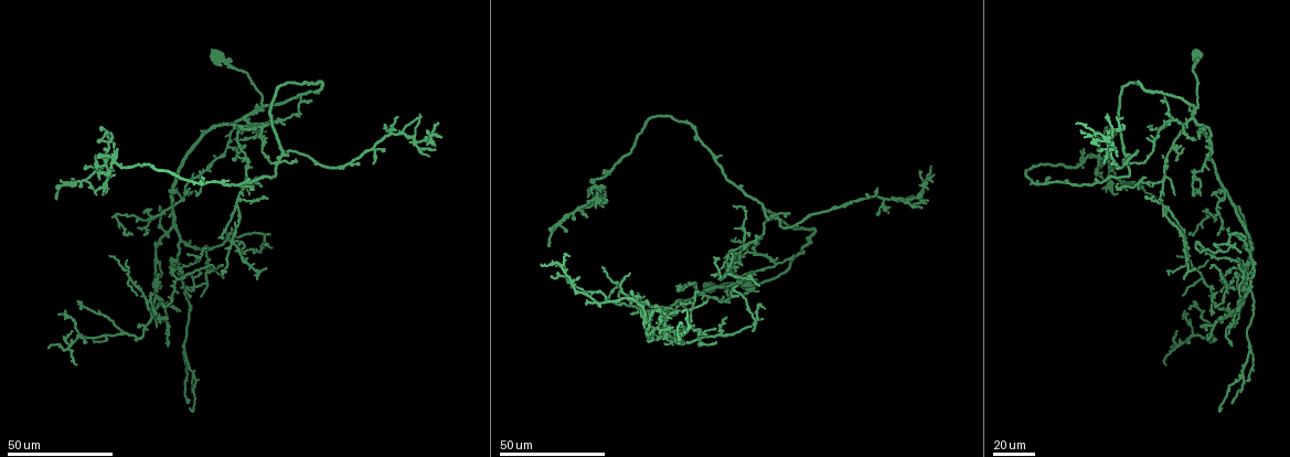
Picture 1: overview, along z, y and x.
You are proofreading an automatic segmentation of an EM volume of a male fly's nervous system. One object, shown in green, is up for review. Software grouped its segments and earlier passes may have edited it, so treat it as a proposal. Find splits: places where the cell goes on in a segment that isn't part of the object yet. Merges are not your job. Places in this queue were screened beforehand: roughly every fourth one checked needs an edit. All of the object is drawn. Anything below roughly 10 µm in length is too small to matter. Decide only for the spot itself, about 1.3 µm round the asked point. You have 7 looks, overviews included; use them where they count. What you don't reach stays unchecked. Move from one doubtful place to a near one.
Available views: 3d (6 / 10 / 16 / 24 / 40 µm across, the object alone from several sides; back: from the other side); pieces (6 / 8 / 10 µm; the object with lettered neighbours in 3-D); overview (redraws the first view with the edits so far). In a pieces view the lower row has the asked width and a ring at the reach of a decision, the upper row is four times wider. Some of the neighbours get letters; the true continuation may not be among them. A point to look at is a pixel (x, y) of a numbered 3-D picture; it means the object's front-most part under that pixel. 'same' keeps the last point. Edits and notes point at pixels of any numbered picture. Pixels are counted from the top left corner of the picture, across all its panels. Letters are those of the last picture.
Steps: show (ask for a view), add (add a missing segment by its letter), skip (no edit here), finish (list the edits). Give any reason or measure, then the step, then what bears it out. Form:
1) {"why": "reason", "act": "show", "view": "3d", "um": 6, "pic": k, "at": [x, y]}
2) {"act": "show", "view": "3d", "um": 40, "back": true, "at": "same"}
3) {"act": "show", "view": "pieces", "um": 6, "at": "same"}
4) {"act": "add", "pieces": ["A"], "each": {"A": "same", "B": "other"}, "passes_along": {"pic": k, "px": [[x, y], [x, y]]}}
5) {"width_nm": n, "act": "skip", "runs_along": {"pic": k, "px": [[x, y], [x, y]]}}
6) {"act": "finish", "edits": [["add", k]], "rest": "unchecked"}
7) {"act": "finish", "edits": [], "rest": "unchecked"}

{"why": "free end", "act": "show", "view": "3d", "um": 40, "pic": 1, "at": [233, 160]}

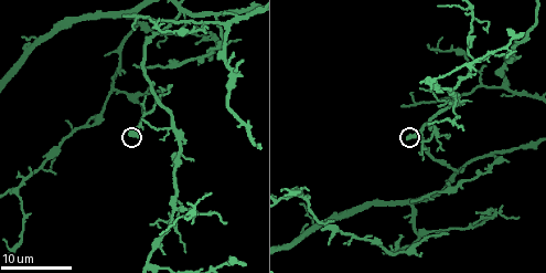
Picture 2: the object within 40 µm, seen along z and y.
{"act": "show", "view": "3d", "um": 6, "pic": 2, "at": [131, 135]}

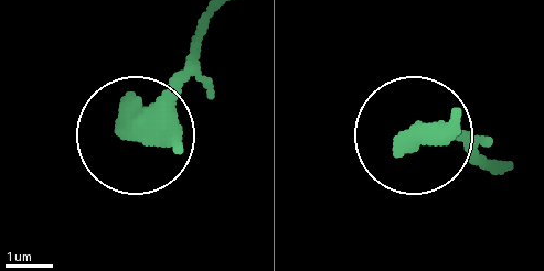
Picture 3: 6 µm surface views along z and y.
{"why": "see the neighbours", "act": "show", "view": "pieces", "um": 8, "pic": 3, "at": [126, 129]}

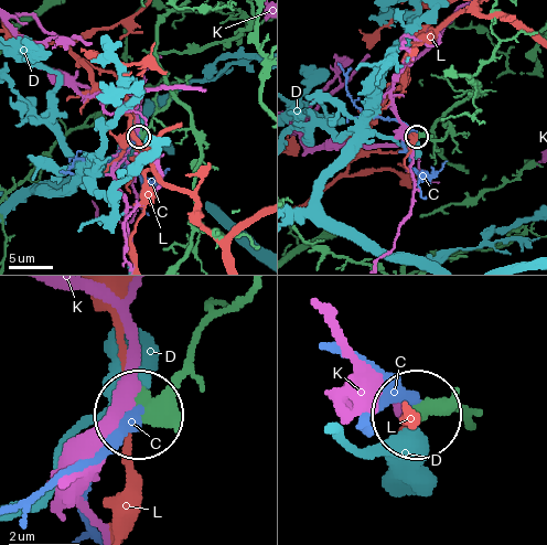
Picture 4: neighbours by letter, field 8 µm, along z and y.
{"width_nm": 500, "act": "skip", "each": {"C": "other", "D": "other", "K": "other", "L": "other"}, "runs_along": {"pic": 4, "px": [[239, 299], [204, 326], [186, 371], [145, 412]]}, "found": "none of them fits"}

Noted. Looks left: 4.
{"why": "end of a long branch", "act": "show", "view": "3d", "um": 24, "pic": 2, "at": [523, 31]}

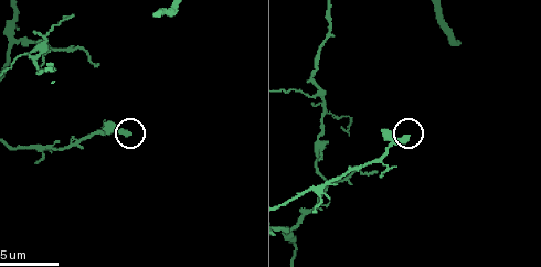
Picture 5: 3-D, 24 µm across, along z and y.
{"act": "show", "view": "pieces", "um": 8, "pic": 5, "at": [131, 132]}

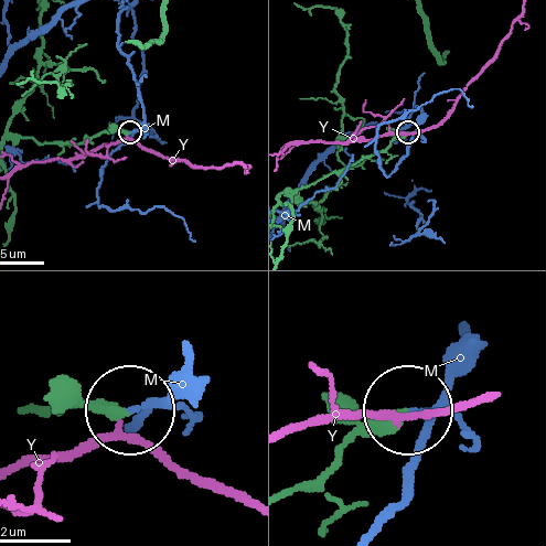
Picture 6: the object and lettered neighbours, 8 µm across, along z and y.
{"width_nm": 280, "act": "skip", "each": {"M": "other", "Y": "other"}, "found": "no lettered segment goes on from it"}

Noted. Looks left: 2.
{"why": "thin end", "act": "show", "view": "3d", "um": 24, "pic": 1, "at": [1227, 234]}

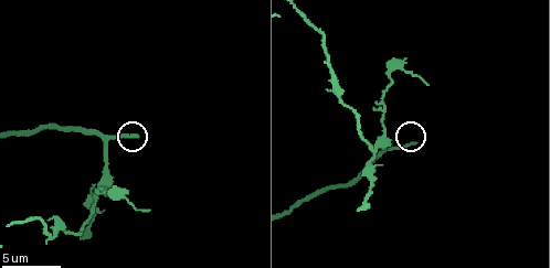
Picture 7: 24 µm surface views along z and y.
{"act": "show", "view": "pieces", "um": 6, "pic": 7, "at": [416, 143]}

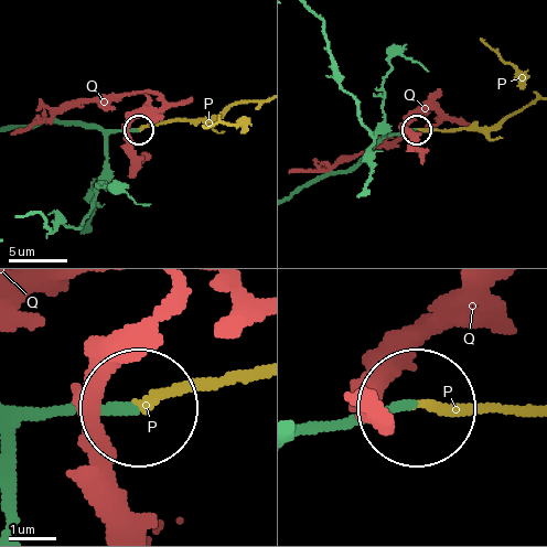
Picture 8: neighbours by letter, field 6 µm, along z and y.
{"width_nm": 180, "act": "add", "pieces": ["P"], "each": {"P": "same", "Q": "other"}, "passes_along": {"pic": 8, "px": [[22, 410], [145, 410], [259, 379]]}, "found": "it goes on there"}

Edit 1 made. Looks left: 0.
{"act": "finish", "edits": [["add", 8]], "rest": "unchecked"}

